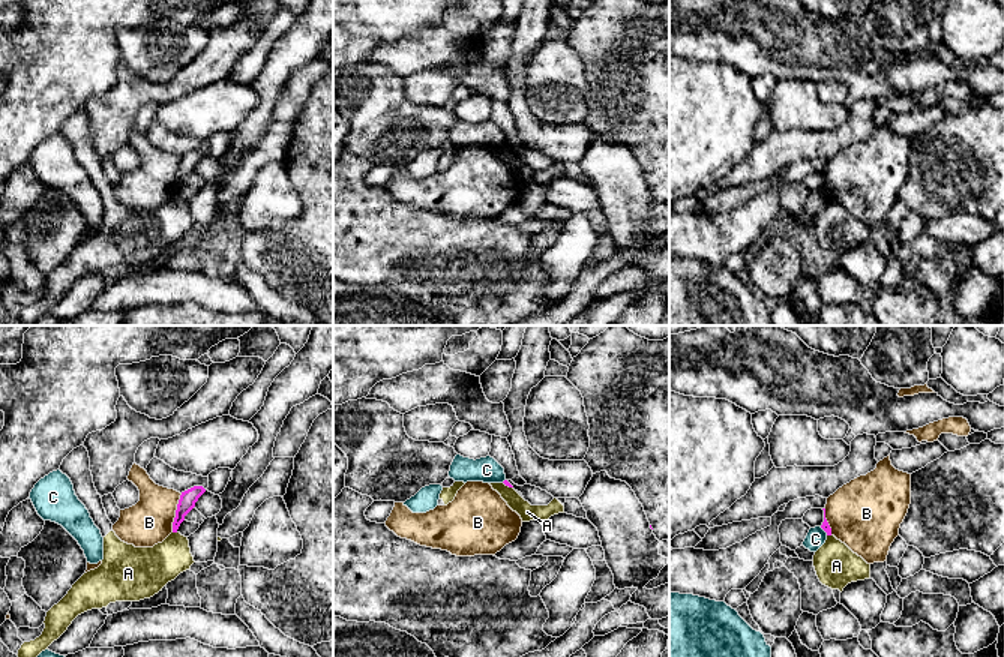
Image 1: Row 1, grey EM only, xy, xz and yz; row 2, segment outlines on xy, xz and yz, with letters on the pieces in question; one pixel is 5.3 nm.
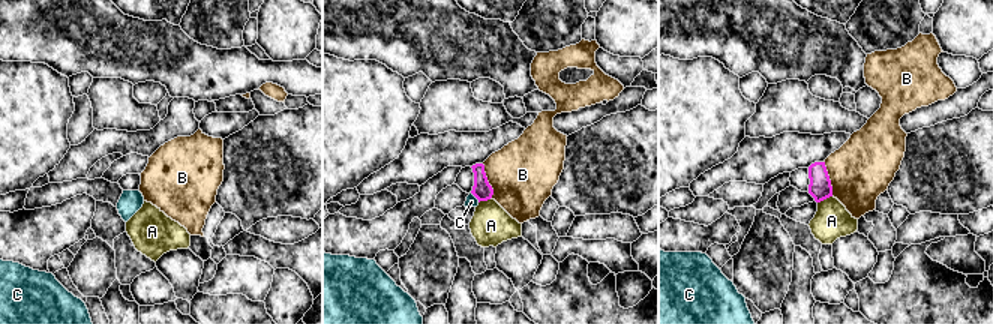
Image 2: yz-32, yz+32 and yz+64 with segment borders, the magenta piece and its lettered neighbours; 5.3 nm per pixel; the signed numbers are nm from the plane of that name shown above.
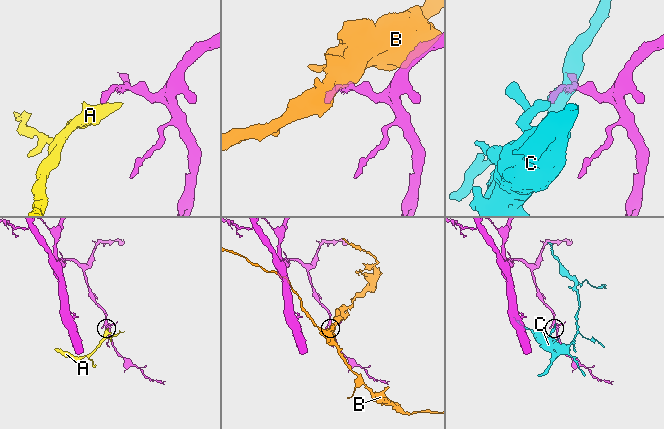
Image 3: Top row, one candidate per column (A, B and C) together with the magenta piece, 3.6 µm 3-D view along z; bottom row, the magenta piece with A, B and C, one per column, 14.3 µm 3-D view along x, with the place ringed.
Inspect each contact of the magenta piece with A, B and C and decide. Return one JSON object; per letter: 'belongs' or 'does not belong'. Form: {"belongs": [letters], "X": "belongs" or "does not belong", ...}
{"belongs": [], "A": "does not belong", "B": "does not belong", "C": "does not belong"}

